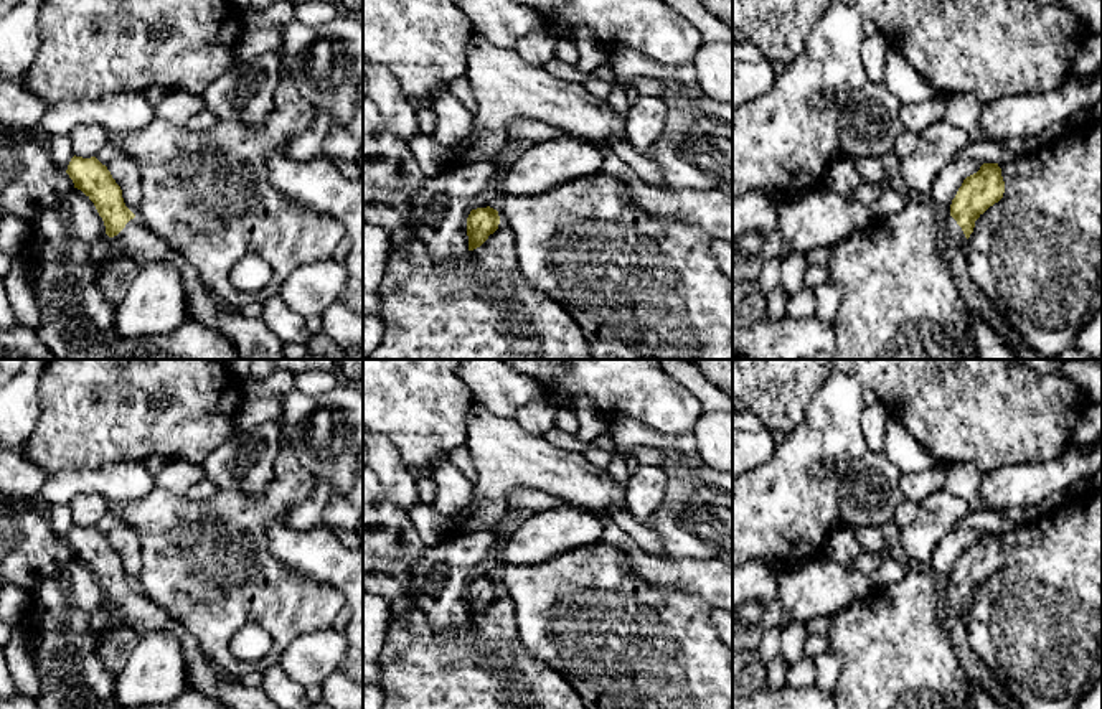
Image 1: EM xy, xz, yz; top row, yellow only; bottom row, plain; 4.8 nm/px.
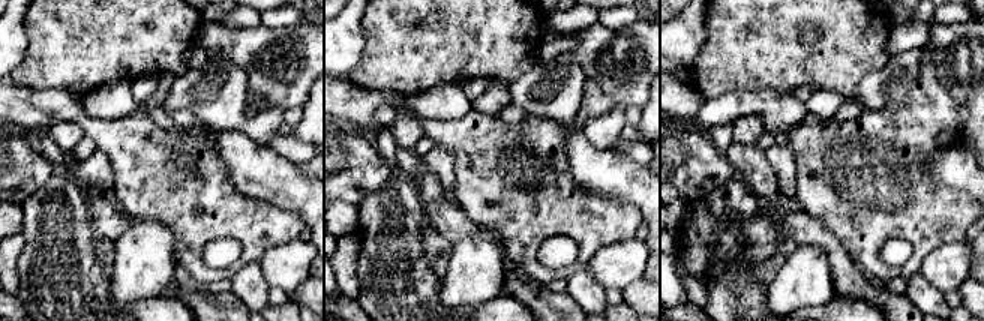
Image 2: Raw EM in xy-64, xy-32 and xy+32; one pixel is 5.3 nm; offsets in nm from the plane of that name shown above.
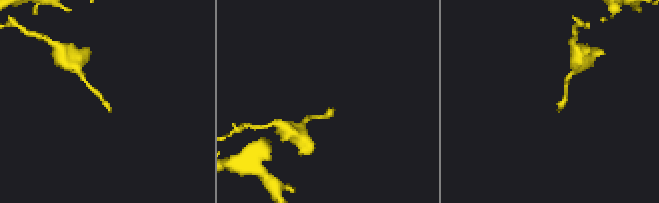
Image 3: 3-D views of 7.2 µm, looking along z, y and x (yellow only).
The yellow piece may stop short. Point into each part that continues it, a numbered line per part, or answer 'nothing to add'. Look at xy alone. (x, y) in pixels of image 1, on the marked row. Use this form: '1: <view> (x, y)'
1: xy (253, 340)

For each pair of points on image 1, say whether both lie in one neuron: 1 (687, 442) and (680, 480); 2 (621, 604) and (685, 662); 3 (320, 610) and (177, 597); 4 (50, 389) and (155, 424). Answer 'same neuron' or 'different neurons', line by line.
1: different neurons
2: same neuron
3: same neuron
4: same neuron

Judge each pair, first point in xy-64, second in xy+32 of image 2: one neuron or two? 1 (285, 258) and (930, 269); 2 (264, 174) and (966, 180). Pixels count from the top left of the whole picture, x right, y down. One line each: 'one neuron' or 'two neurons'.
1: one neuron
2: one neuron

